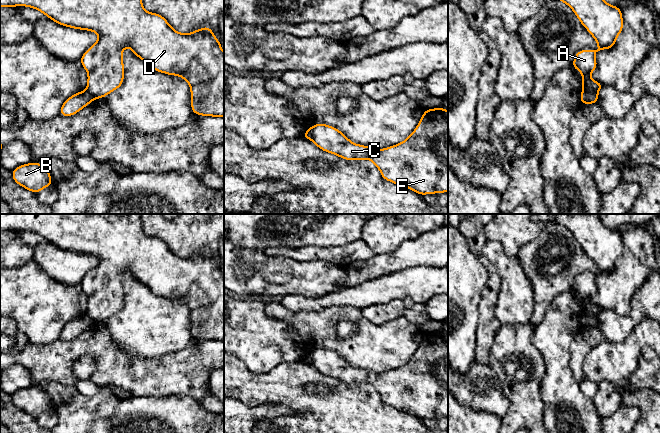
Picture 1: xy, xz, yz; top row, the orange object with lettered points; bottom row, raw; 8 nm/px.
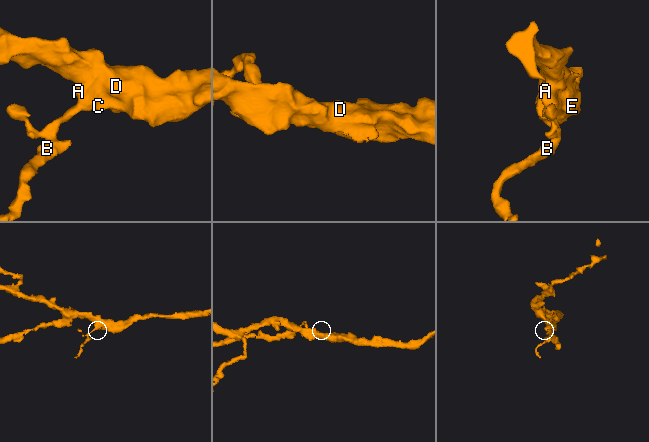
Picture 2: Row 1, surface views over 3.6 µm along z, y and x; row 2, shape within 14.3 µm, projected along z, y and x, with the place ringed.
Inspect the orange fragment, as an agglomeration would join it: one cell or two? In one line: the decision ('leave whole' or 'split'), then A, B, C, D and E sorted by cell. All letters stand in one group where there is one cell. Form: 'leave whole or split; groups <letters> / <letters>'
split; groups A C D E / B

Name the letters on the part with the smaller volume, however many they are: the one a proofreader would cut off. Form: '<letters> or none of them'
B

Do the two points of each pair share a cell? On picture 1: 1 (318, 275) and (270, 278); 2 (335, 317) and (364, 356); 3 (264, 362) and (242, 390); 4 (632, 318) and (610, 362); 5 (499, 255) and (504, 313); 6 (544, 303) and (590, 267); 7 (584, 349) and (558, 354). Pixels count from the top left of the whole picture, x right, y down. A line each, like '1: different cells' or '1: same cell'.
1: same cell
2: same cell
3: different cells
4: different cells
5: same cell
6: same cell
7: different cells

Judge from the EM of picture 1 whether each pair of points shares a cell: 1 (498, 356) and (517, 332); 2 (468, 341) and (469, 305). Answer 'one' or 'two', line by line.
1: one
2: one

